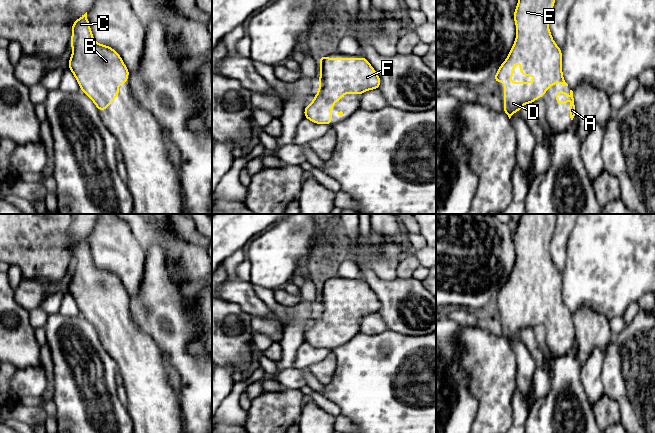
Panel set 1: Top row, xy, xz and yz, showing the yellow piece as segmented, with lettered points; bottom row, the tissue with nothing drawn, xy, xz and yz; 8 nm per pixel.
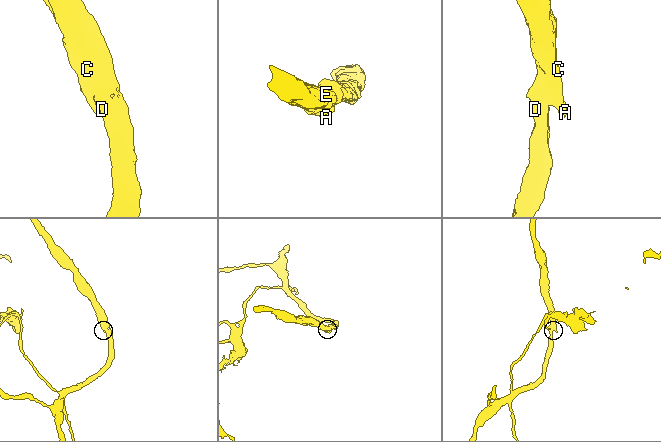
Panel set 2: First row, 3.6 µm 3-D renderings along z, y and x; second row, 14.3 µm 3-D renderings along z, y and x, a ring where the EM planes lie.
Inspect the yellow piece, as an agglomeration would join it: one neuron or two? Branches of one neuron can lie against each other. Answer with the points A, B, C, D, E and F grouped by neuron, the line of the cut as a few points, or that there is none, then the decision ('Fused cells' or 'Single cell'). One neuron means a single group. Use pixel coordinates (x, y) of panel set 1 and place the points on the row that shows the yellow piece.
Groups: A B C D E F. No split. Single cell

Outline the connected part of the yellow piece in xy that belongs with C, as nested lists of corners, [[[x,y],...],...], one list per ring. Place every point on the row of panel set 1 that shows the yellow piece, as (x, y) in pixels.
[[[87,12],[73,22],[70,46],[73,52],[67,67],[76,78],[80,90],[93,101],[99,111],[105,111],[112,105],[113,99],[119,97],[119,85],[127,83],[129,70],[116,50],[94,40]]]

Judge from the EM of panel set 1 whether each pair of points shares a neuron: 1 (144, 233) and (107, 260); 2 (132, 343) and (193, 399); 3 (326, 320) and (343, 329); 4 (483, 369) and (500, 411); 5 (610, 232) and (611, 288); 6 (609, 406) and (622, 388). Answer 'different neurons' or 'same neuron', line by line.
1: different neurons
2: different neurons
3: same neuron
4: same neuron
5: same neuron
6: different neurons

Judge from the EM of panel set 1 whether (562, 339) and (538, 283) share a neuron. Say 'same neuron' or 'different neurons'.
same neuron

